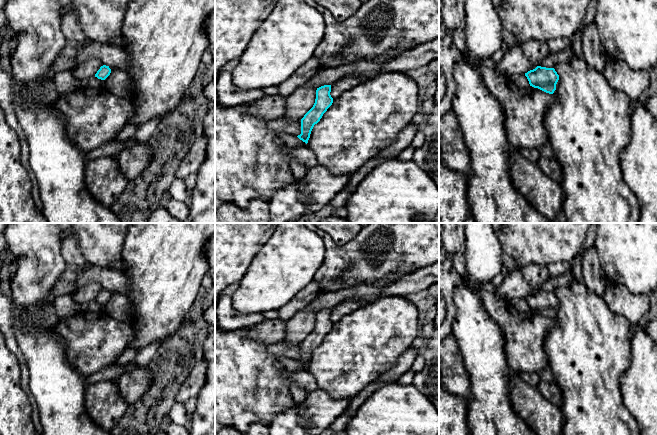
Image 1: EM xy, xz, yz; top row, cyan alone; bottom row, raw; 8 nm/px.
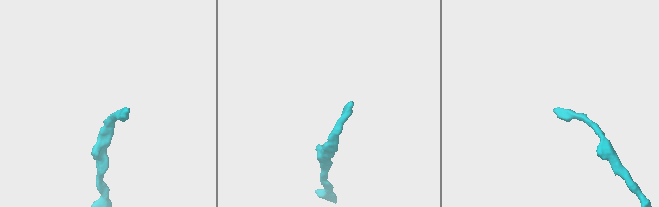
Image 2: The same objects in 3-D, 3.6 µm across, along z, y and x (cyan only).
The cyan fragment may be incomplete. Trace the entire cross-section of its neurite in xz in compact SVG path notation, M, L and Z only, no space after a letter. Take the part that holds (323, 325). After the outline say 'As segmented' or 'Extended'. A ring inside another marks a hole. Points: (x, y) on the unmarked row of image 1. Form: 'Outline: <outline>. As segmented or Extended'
Outline: M324 309L317 312L313 331L301 343L301 358L297 361L306 368L308 367L314 349L320 345L323 338L333 327L330 316L331 309Z. As segmented

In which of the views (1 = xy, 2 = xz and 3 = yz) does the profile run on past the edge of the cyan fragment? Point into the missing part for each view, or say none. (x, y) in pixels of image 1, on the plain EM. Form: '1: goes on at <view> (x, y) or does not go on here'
1: does not go on here
2: does not go on here
3: does not go on here

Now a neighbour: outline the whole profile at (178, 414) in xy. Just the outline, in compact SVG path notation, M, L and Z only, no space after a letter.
M175 402L169 411L171 421L180 426L185 426L189 429L191 420L187 417L187 411L184 404Z

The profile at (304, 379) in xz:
M285 370L283 375L289 386L297 383L308 393L318 389L316 379L308 371L291 372Z

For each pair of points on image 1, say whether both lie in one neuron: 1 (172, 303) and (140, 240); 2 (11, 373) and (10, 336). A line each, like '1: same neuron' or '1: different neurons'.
1: same neuron
2: different neurons

